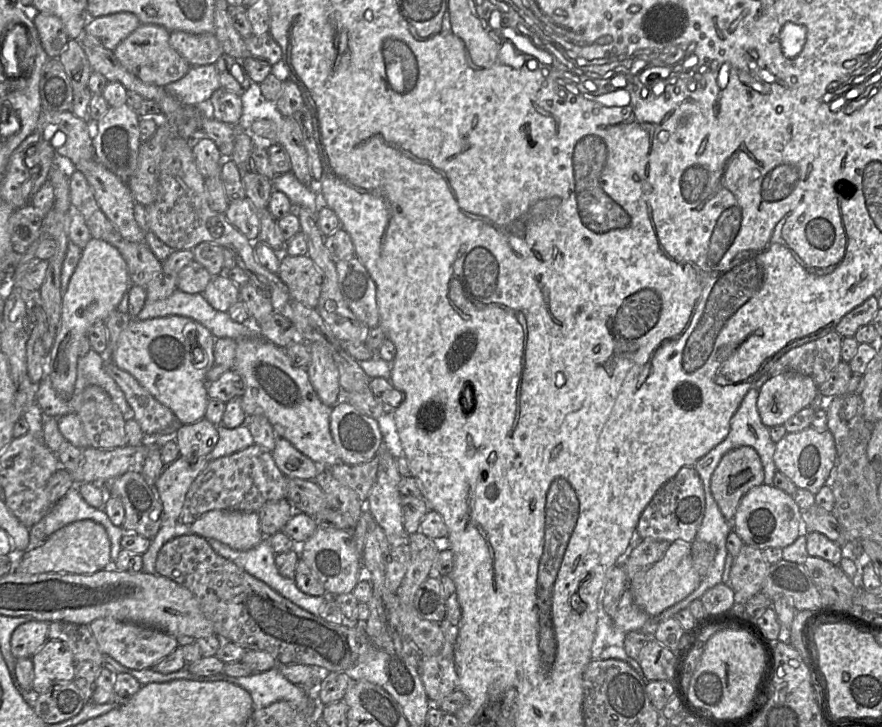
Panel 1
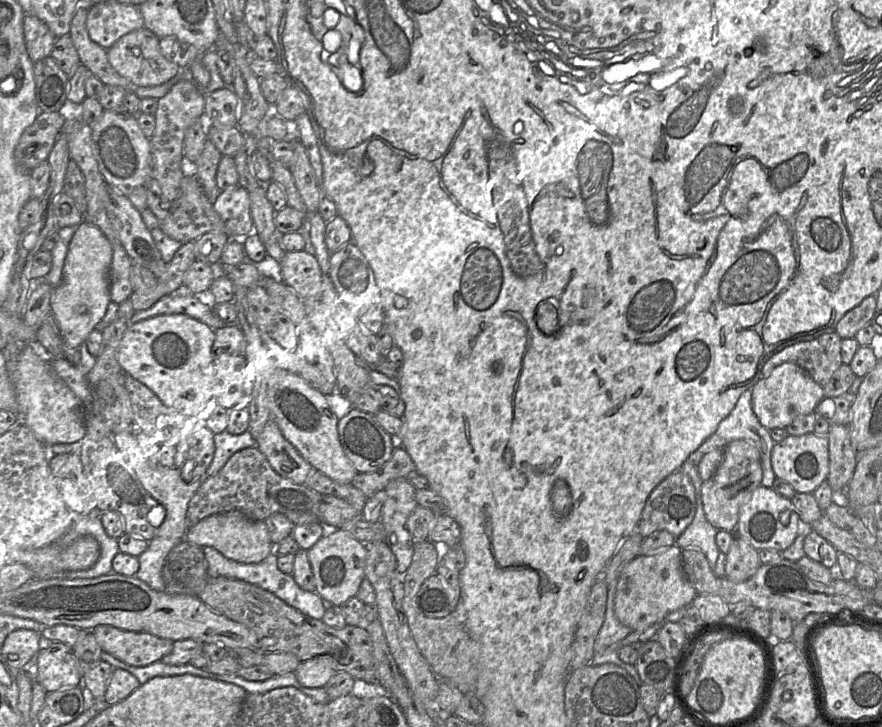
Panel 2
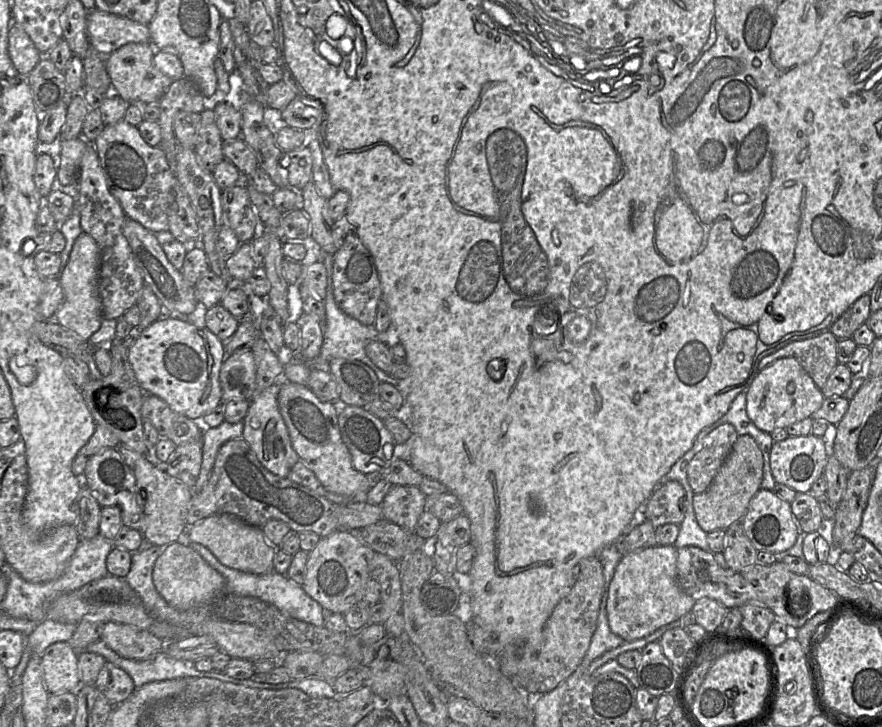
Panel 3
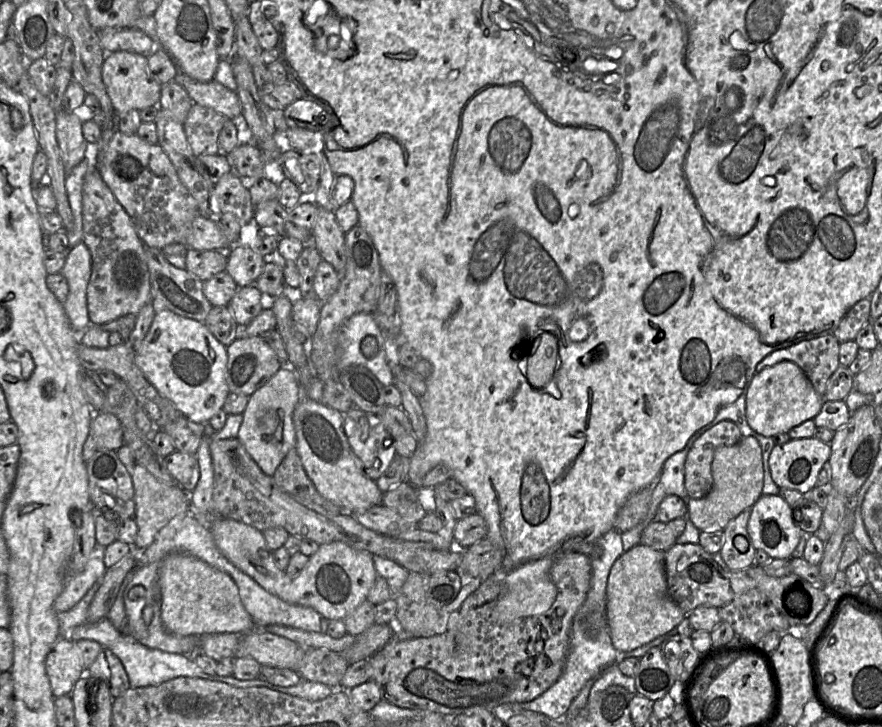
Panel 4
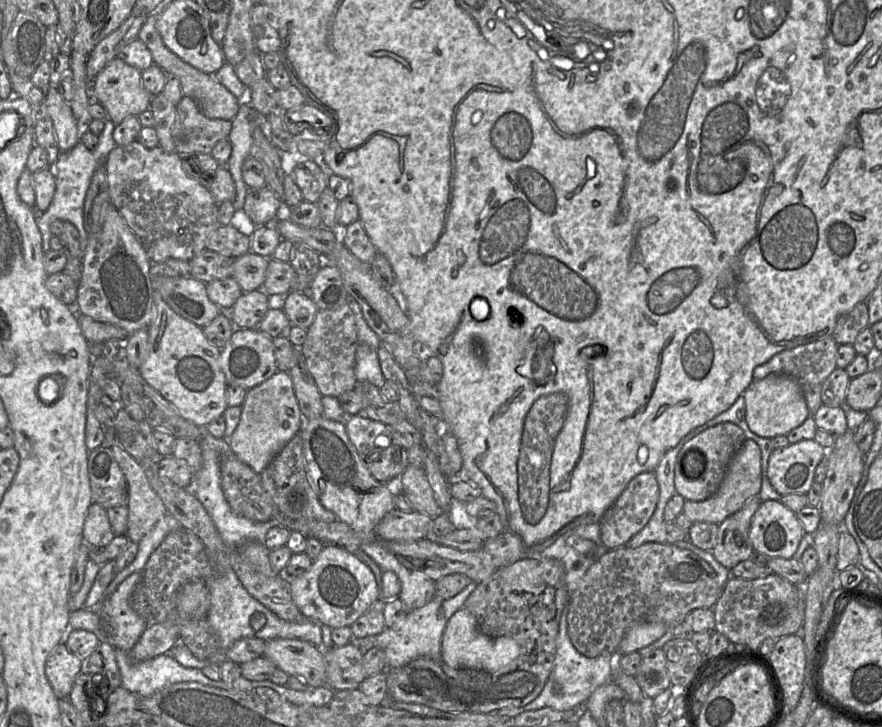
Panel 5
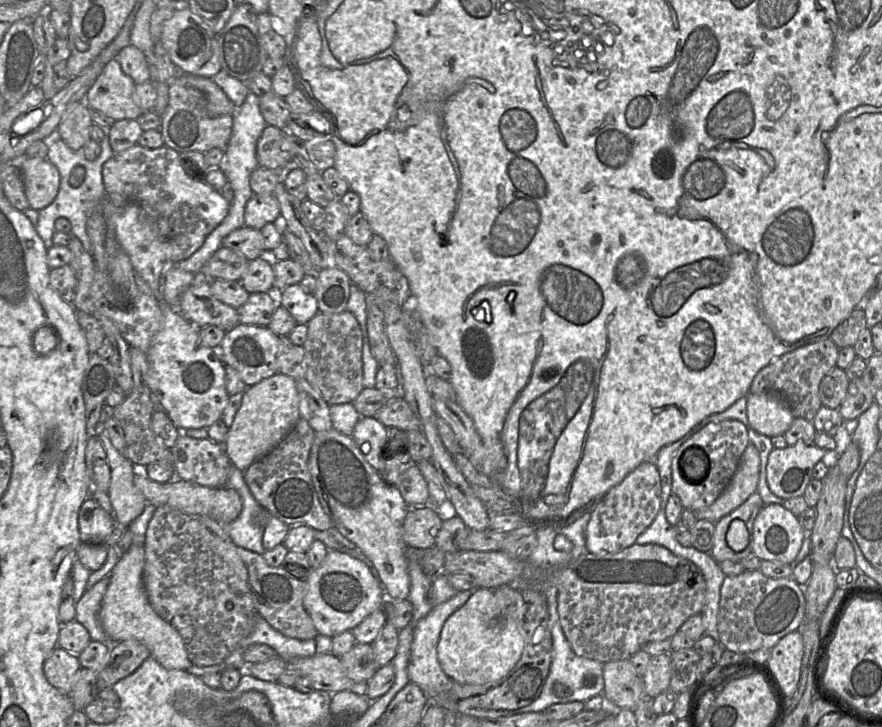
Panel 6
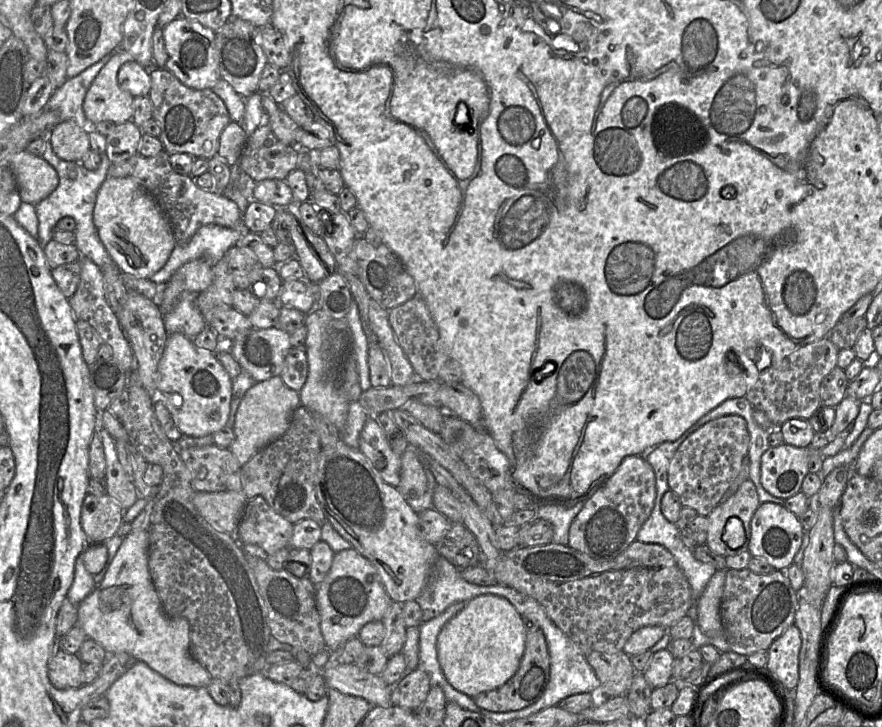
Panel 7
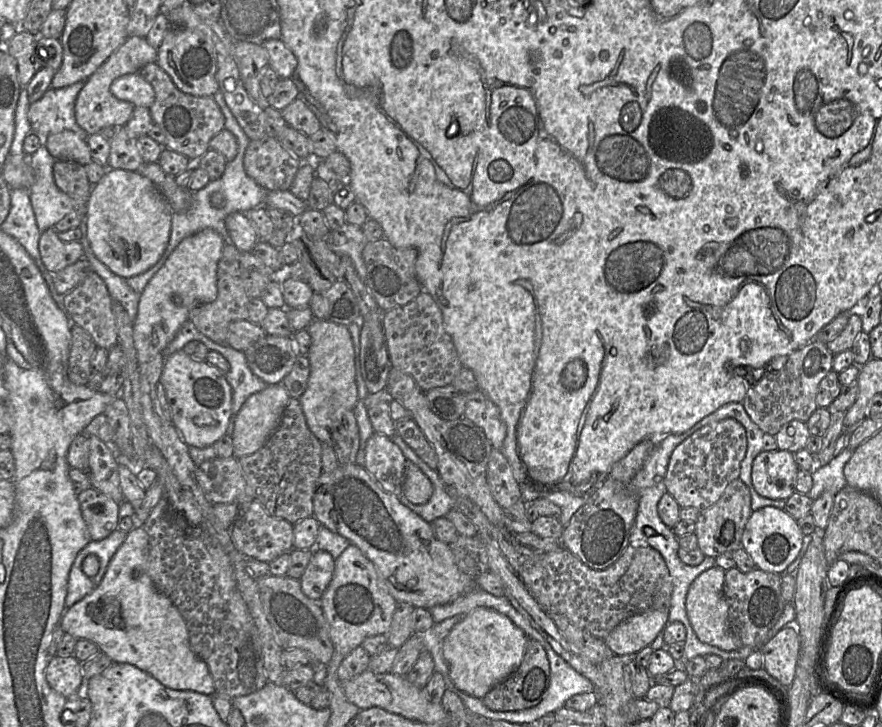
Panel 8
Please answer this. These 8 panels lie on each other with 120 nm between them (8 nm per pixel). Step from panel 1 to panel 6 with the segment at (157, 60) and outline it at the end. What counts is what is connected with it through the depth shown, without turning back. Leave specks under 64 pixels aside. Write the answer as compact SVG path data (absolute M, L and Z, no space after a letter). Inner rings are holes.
M111 59L86 94L91 110L101 111L115 121L135 119L143 112L135 101L135 82L126 75L117 60Z

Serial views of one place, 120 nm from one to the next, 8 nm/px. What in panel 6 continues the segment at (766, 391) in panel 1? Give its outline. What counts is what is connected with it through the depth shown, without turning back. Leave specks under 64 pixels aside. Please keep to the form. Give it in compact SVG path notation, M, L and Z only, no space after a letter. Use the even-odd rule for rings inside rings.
M773 392L748 393L747 417L755 431L769 438L784 435L795 418L787 401Z

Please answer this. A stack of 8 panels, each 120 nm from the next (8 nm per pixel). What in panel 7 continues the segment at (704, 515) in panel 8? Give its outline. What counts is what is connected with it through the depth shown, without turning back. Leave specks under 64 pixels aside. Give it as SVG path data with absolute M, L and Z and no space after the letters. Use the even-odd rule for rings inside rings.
M750 479L745 480L733 495L724 498L707 516L708 530L705 545L723 557L737 555L737 552L730 549L722 539L725 524L731 517L740 519L745 529L746 541L749 543L751 519L759 505L759 497L754 483Z

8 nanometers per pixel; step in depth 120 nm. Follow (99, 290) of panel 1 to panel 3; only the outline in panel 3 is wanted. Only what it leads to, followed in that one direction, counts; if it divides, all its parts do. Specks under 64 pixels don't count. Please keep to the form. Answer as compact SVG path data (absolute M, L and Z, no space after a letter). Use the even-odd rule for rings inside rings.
M82 233L75 241L68 263L60 271L59 280L63 289L63 301L55 313L54 320L62 327L75 333L88 342L103 320L102 304L98 288L98 269L100 249L96 241L88 234Z

